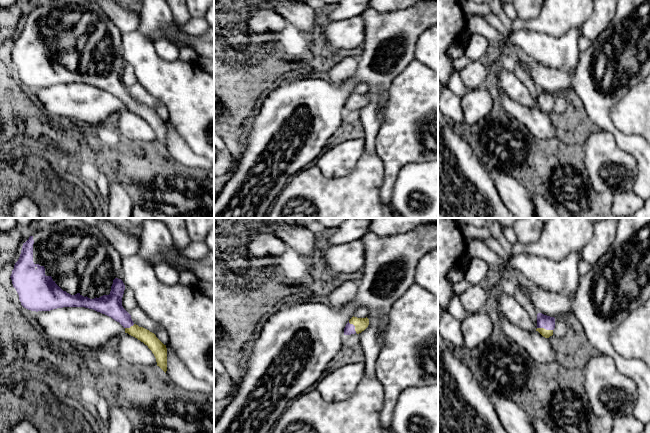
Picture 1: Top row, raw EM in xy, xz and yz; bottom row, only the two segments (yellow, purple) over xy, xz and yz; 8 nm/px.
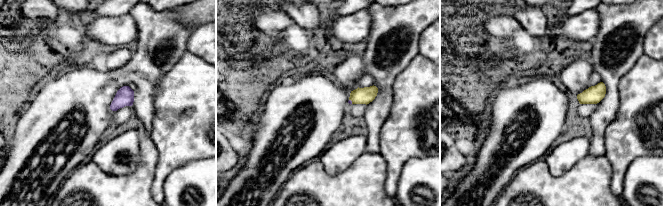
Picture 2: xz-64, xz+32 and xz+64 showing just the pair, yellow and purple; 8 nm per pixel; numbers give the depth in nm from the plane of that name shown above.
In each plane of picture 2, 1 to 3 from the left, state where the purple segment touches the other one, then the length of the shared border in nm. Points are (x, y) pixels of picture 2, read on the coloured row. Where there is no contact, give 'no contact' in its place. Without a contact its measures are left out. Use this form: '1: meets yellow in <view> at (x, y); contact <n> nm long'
1: no contact
2: meets yellow in xz+32 at (351, 100); contact 50 nm long
3: no contact

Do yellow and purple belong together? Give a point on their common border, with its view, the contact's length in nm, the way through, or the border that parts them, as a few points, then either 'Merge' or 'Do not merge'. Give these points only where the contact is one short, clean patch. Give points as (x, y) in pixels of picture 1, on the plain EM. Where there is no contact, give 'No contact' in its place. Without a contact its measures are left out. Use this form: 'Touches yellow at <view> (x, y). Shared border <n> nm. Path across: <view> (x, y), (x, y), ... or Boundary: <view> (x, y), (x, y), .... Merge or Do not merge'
Touches yellow at yz (545, 105). Shared border 130 nm. Path across: yz (545, 109), (545, 105), (543, 97). Merge

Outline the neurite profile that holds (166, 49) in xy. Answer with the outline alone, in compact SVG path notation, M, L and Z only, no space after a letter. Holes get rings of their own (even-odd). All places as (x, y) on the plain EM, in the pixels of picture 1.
M160 37L153 41L153 46L157 54L164 60L174 61L179 59L178 45L171 40Z

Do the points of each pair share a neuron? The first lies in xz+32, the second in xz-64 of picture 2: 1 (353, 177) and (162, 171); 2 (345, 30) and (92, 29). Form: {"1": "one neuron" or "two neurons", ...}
{"1": "two neurons", "2": "one neuron"}

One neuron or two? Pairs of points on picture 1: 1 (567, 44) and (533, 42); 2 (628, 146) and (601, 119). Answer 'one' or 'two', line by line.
1: one
2: one

